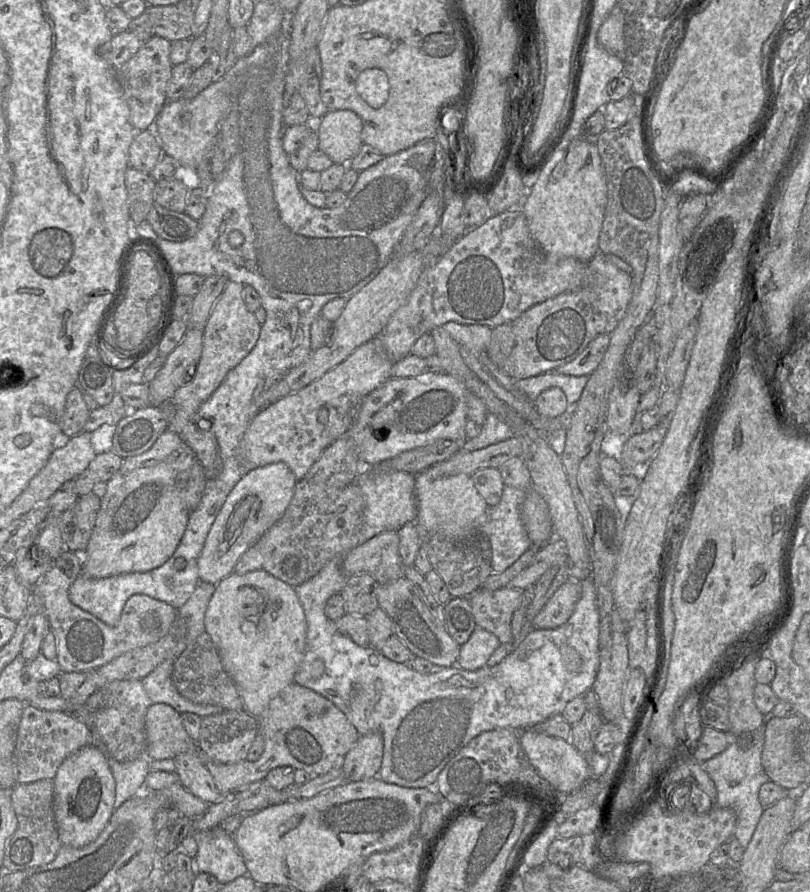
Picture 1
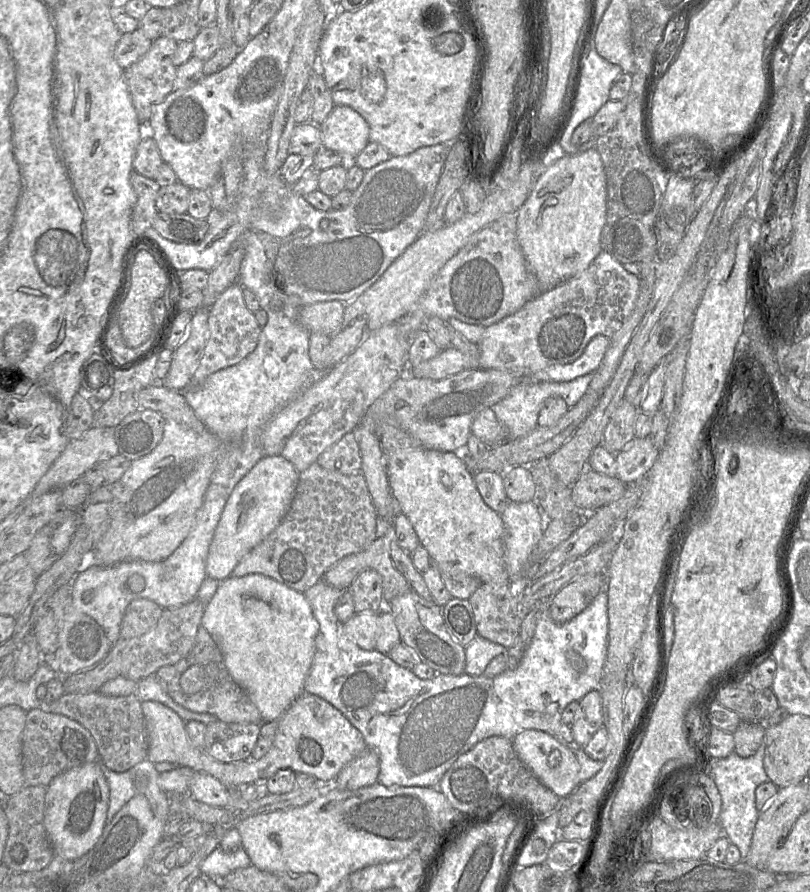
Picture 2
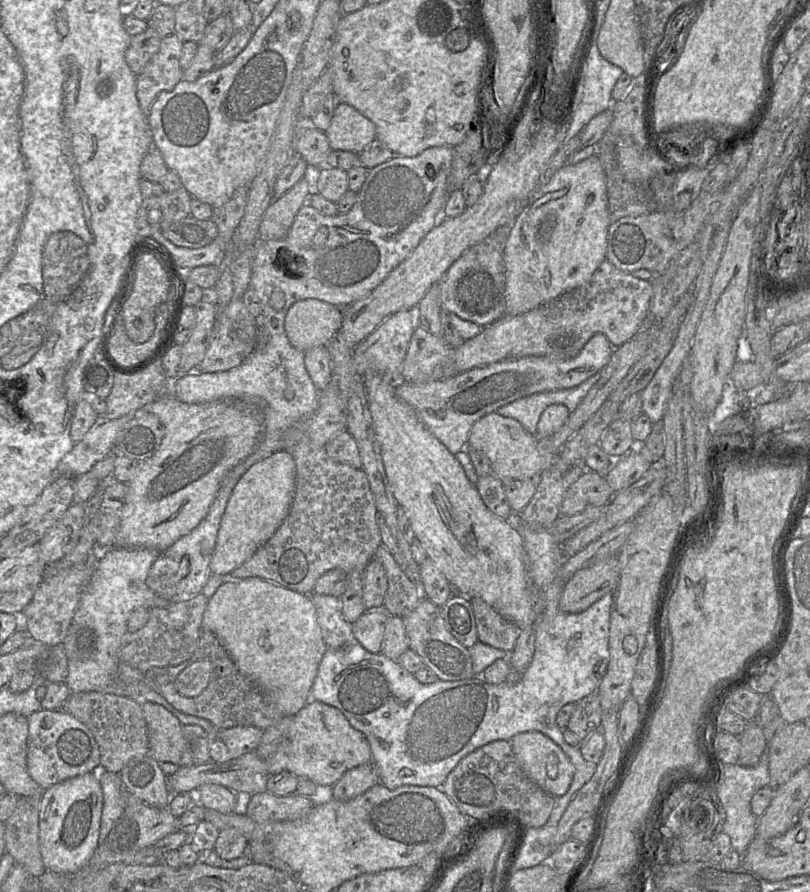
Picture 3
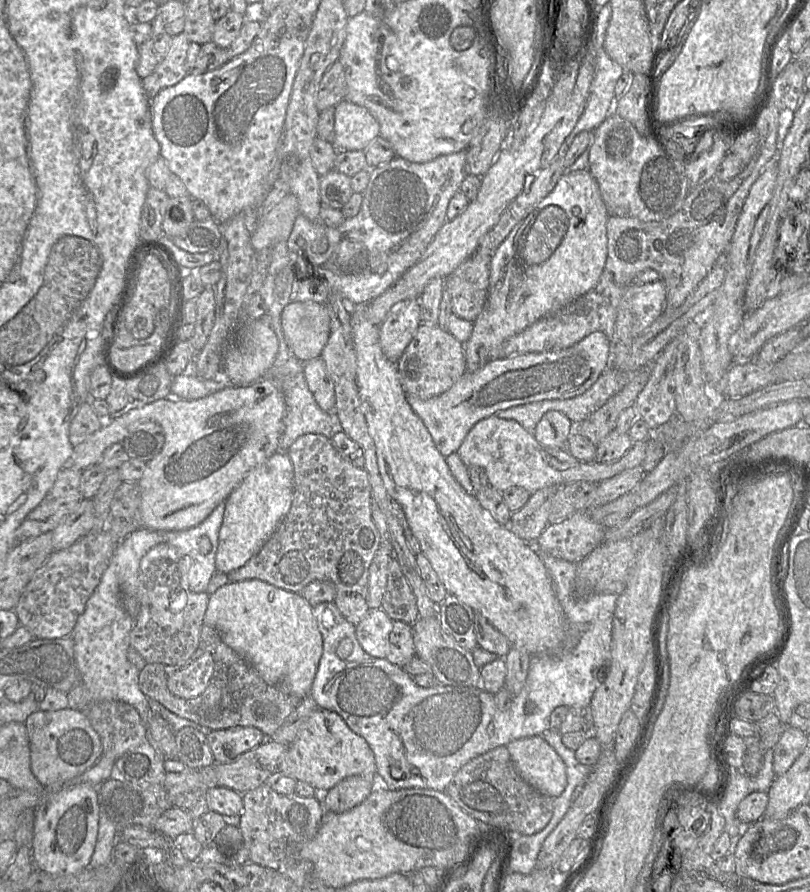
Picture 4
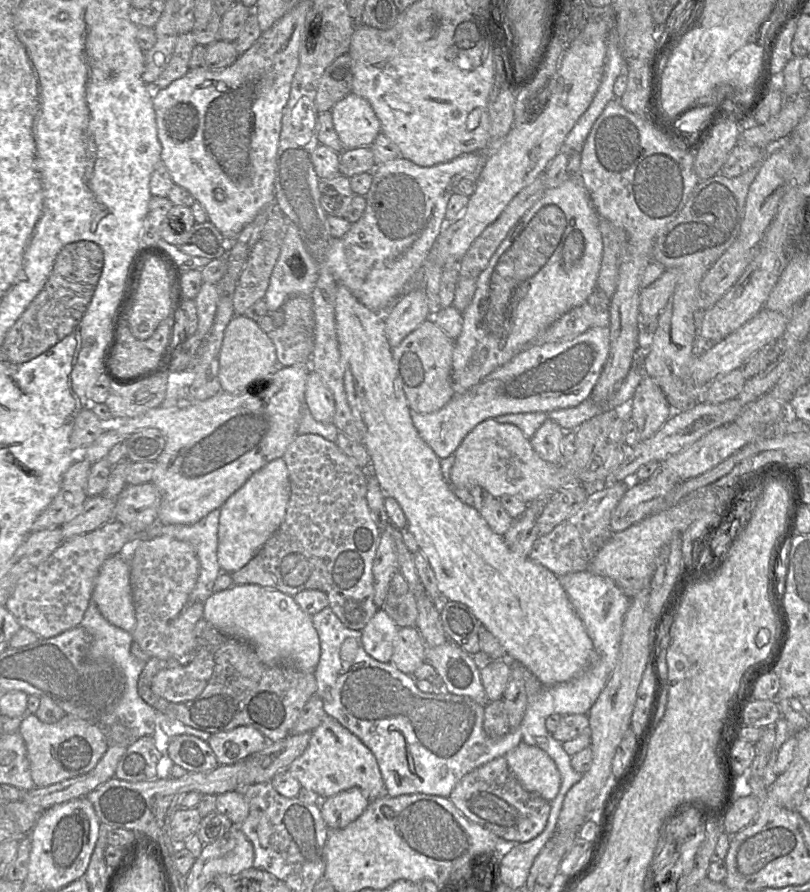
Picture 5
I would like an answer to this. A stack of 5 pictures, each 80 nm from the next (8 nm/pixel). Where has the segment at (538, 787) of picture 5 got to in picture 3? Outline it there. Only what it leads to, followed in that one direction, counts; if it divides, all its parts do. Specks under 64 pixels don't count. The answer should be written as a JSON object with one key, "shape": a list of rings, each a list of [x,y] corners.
{"shape":[[[526,731],[516,734],[508,741],[524,774],[543,791],[553,797],[559,797],[568,790],[574,766],[562,749],[549,737],[539,731]]]}

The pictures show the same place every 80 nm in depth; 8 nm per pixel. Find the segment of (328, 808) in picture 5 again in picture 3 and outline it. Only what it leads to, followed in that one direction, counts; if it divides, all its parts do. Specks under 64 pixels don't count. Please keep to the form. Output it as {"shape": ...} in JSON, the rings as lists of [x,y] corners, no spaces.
{"shape":[[[367,763],[346,771],[332,786],[332,798],[338,801],[350,801],[379,783],[374,764]]]}

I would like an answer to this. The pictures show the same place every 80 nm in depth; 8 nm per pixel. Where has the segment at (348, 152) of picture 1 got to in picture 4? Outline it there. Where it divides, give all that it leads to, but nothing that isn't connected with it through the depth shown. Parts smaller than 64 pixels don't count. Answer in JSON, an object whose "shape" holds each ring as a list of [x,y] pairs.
{"shape":[[[344,99],[335,106],[334,132],[337,150],[365,151],[380,135],[380,125],[368,109]]]}

